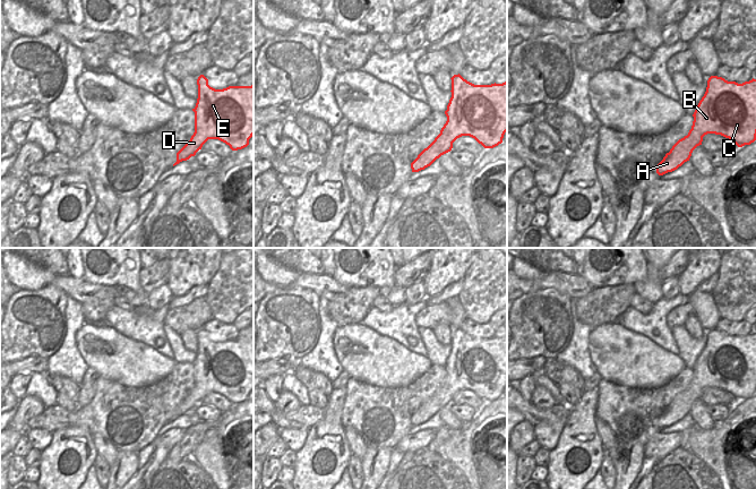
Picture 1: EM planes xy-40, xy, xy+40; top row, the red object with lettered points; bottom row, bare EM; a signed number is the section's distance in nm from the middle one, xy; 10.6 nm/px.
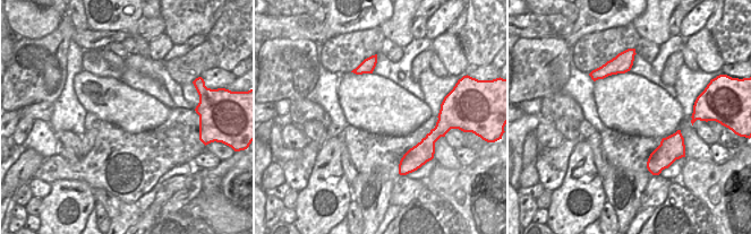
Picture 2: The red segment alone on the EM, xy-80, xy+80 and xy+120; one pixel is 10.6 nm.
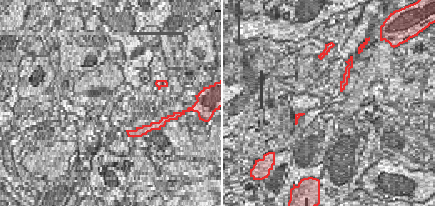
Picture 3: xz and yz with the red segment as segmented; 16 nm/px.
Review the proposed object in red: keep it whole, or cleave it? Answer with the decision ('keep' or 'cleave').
keep

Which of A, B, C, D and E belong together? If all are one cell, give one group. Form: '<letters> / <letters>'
A B C D E

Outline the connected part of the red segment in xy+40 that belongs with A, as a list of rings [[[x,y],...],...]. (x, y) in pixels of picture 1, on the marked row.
[[[711,76],[704,96],[694,114],[694,121],[688,135],[679,139],[656,165],[656,173],[663,175],[672,172],[689,161],[693,151],[702,145],[707,134],[721,135],[729,138],[738,147],[750,145],[756,140],[756,79],[738,84],[722,77]]]

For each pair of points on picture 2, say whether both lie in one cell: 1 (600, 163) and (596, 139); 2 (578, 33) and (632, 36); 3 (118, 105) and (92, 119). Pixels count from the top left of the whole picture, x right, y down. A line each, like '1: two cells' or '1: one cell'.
1: one cell
2: two cells
3: two cells

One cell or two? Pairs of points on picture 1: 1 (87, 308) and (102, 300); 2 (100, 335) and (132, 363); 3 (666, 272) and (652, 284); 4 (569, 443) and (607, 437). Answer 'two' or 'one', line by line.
1: one
2: one
3: two
4: two

